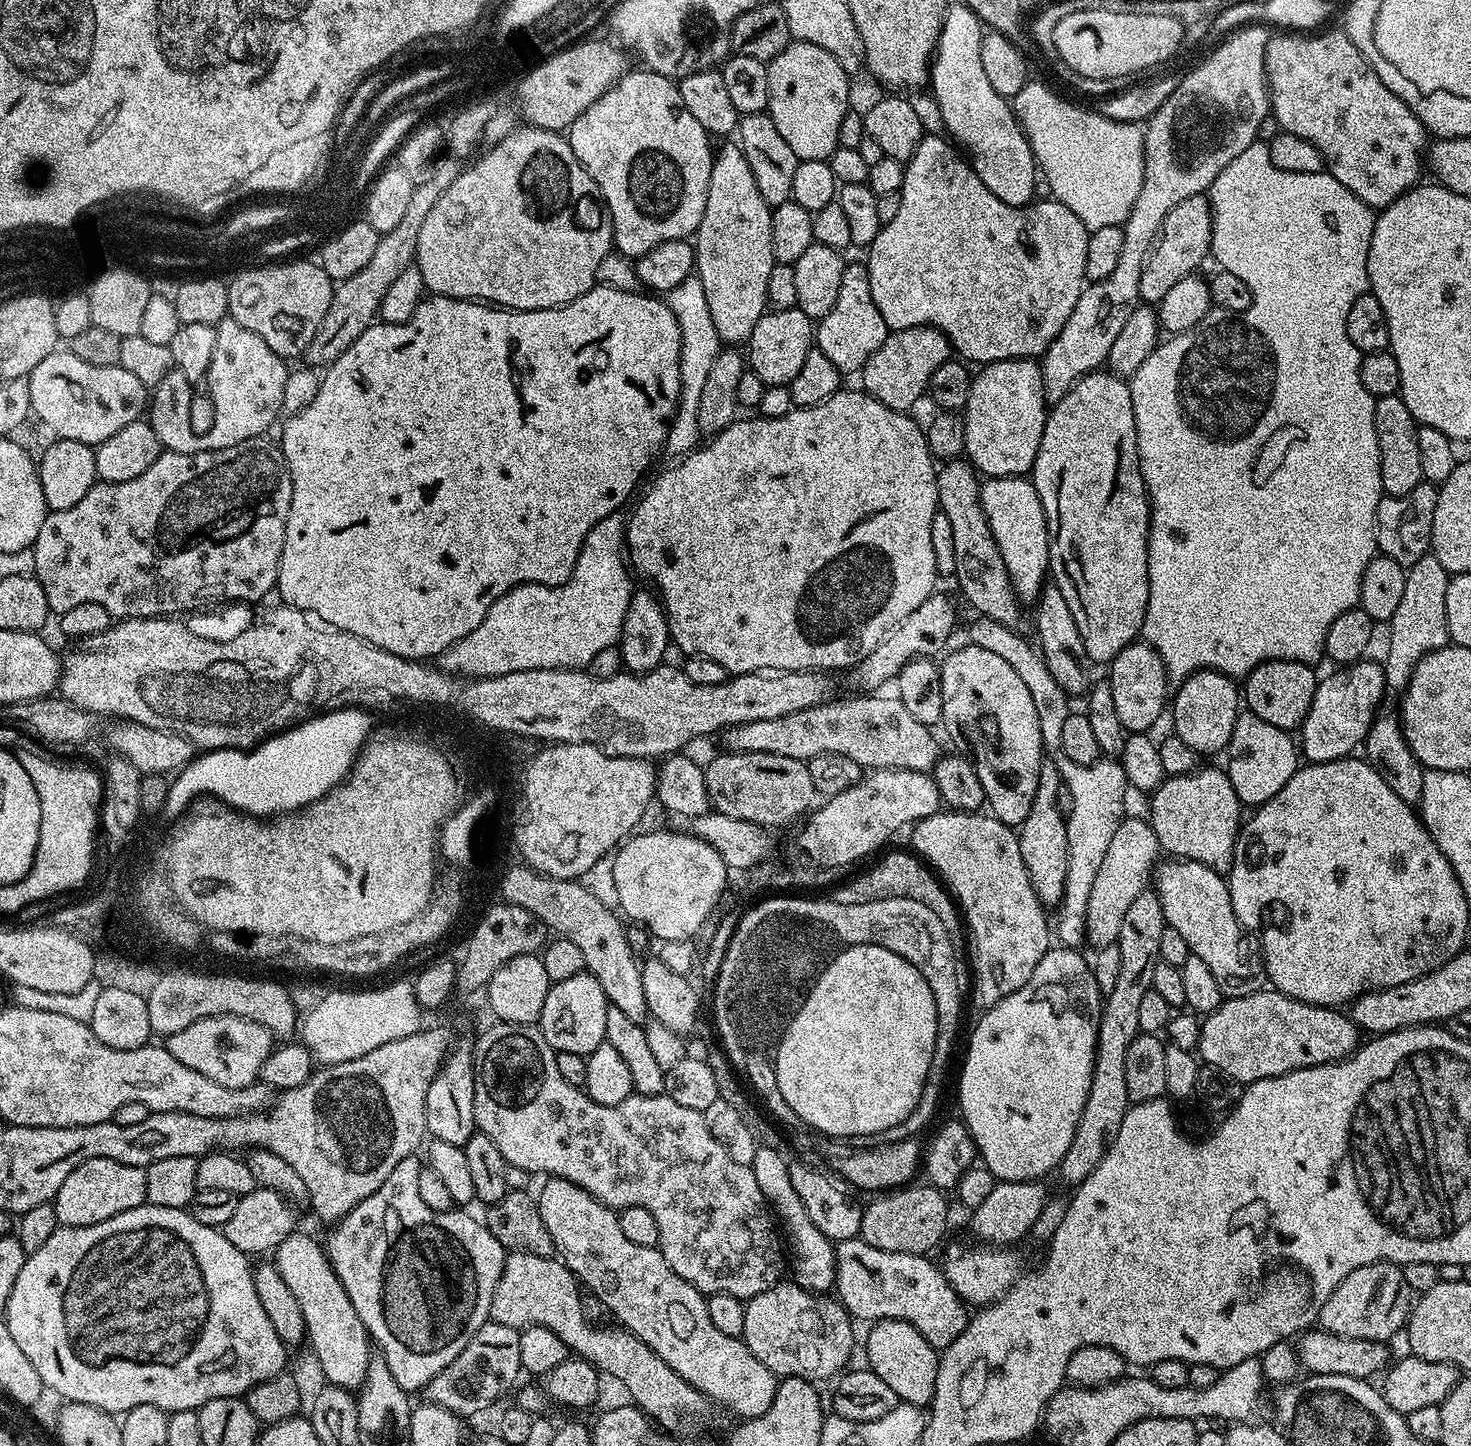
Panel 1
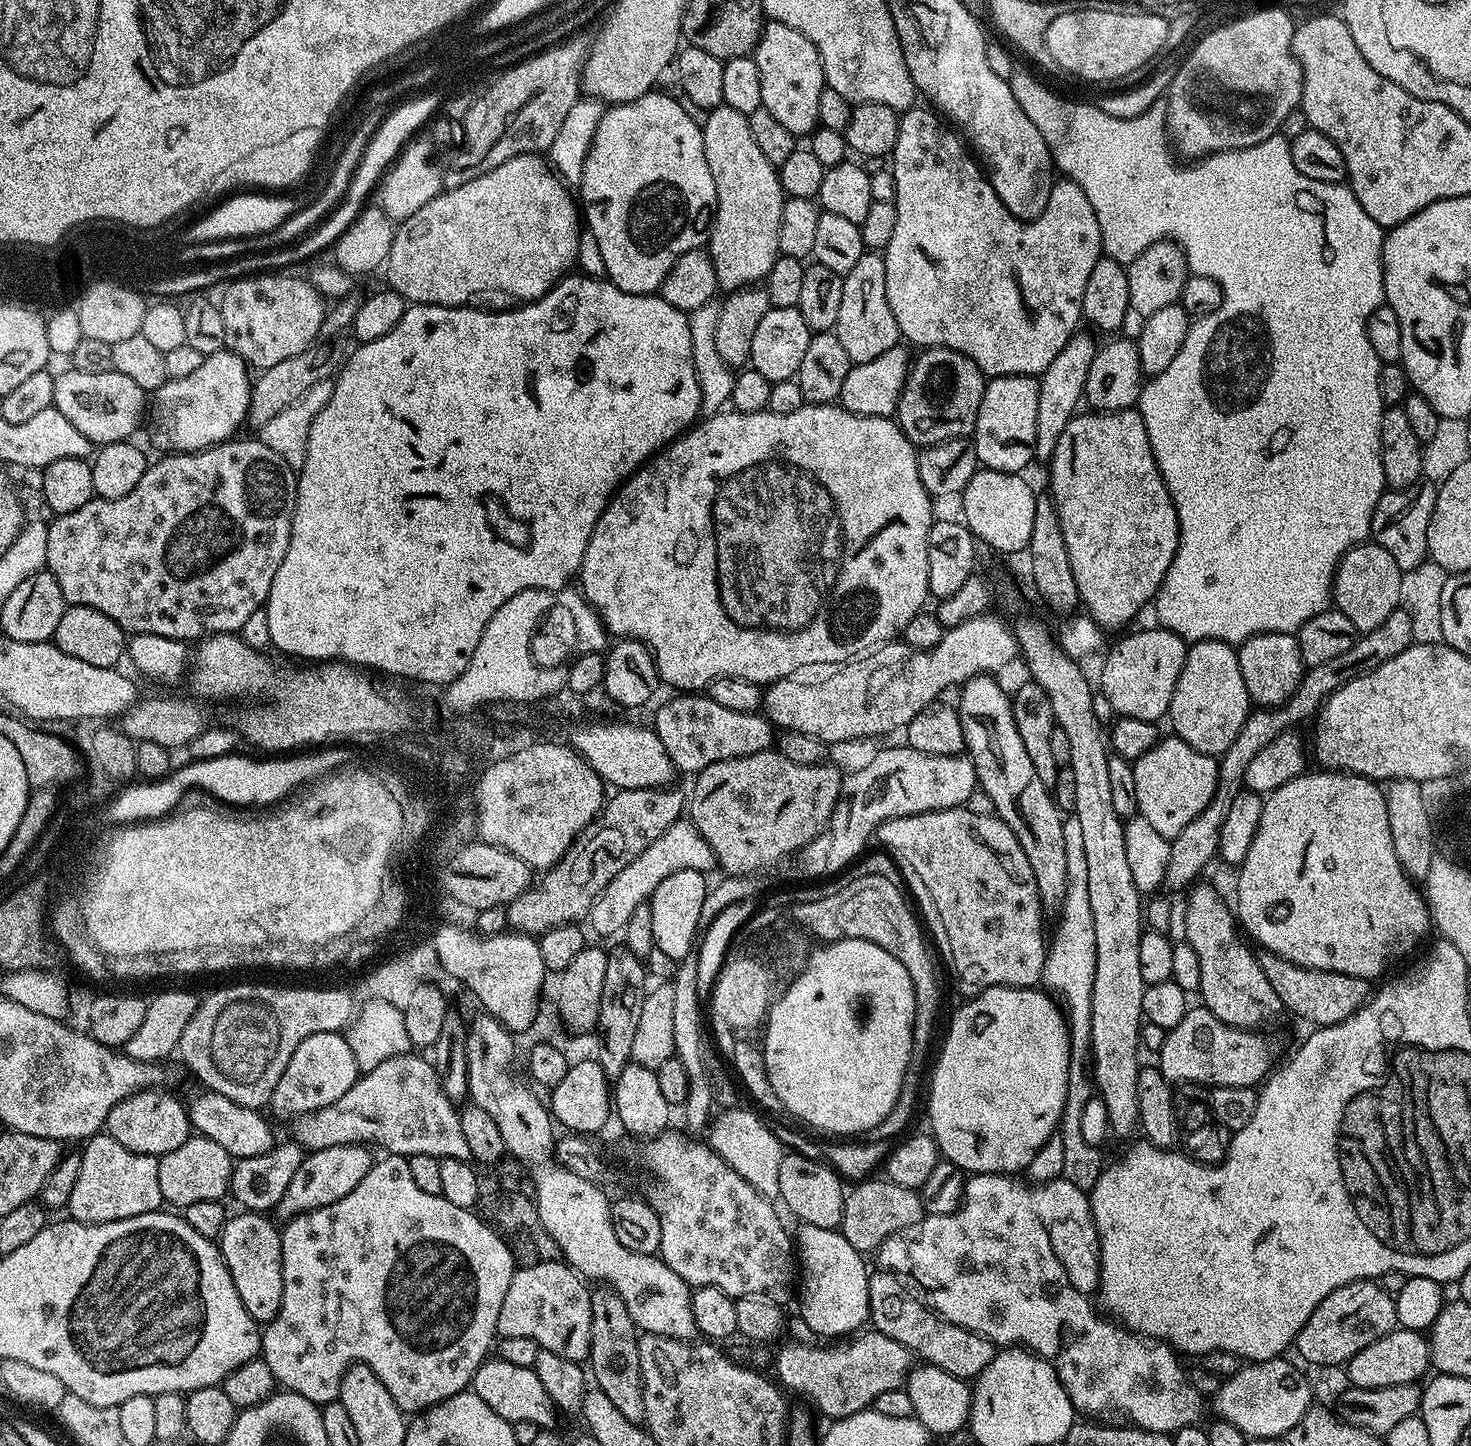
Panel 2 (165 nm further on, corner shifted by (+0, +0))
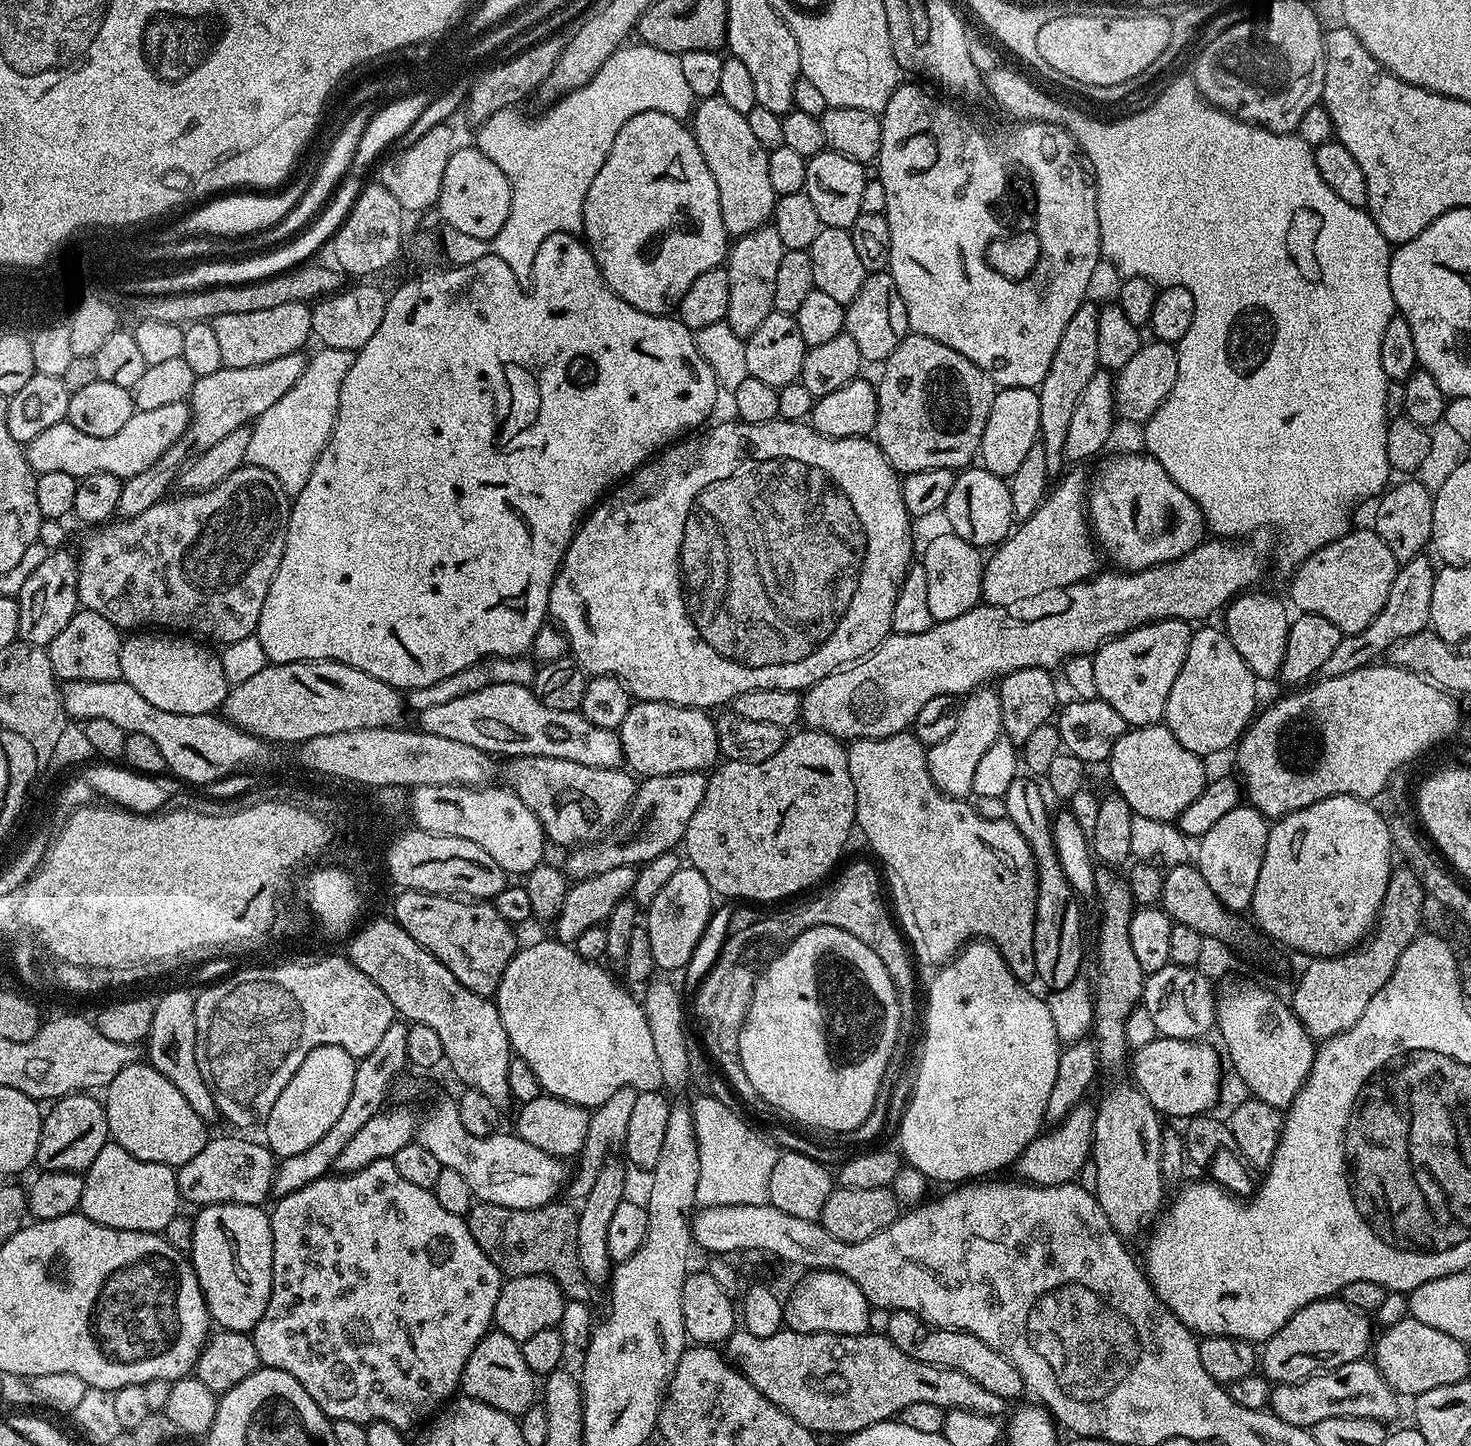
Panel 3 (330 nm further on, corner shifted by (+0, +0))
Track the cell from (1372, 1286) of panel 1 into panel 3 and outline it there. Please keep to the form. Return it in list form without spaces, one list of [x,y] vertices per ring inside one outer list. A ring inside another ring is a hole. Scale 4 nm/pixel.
[[[1343,1298],[1310,1302],[1294,1313],[1278,1334],[1263,1341],[1258,1356],[1259,1371],[1273,1385],[1296,1384],[1317,1372],[1335,1370],[1338,1366],[1346,1366],[1346,1362],[1363,1360],[1374,1344],[1371,1323],[1373,1321],[1365,1313]]]

